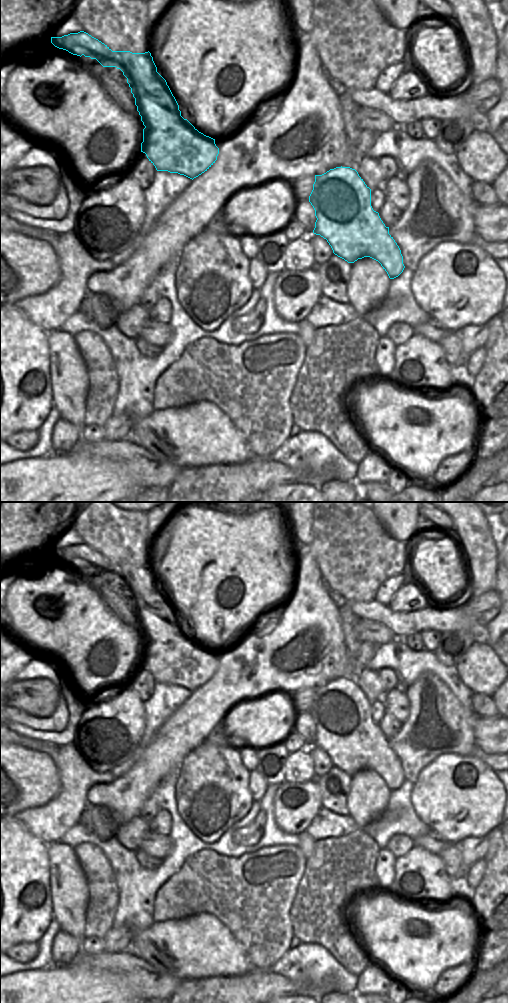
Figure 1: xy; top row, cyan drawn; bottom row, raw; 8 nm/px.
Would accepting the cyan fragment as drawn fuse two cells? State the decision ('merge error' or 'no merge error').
merge error

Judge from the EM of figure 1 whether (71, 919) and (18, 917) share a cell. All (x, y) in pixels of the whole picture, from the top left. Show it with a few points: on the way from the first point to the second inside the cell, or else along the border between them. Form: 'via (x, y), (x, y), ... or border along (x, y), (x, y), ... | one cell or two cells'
border along (50, 895), (50, 909), (53, 918) | two cells

